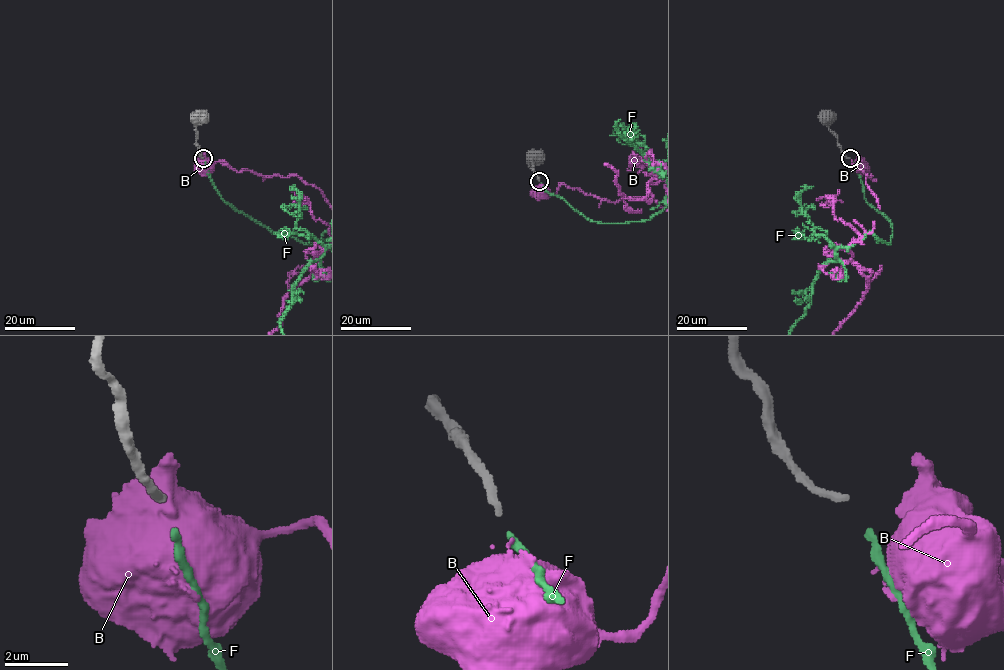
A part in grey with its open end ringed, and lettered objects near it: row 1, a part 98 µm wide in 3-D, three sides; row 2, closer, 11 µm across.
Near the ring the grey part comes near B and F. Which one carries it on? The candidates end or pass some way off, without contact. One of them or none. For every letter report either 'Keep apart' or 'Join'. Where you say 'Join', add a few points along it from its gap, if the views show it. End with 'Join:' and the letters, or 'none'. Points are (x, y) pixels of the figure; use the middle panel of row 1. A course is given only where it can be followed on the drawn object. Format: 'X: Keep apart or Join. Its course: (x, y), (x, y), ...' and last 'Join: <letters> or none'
B: Keep apart
F: Join
Join: F

